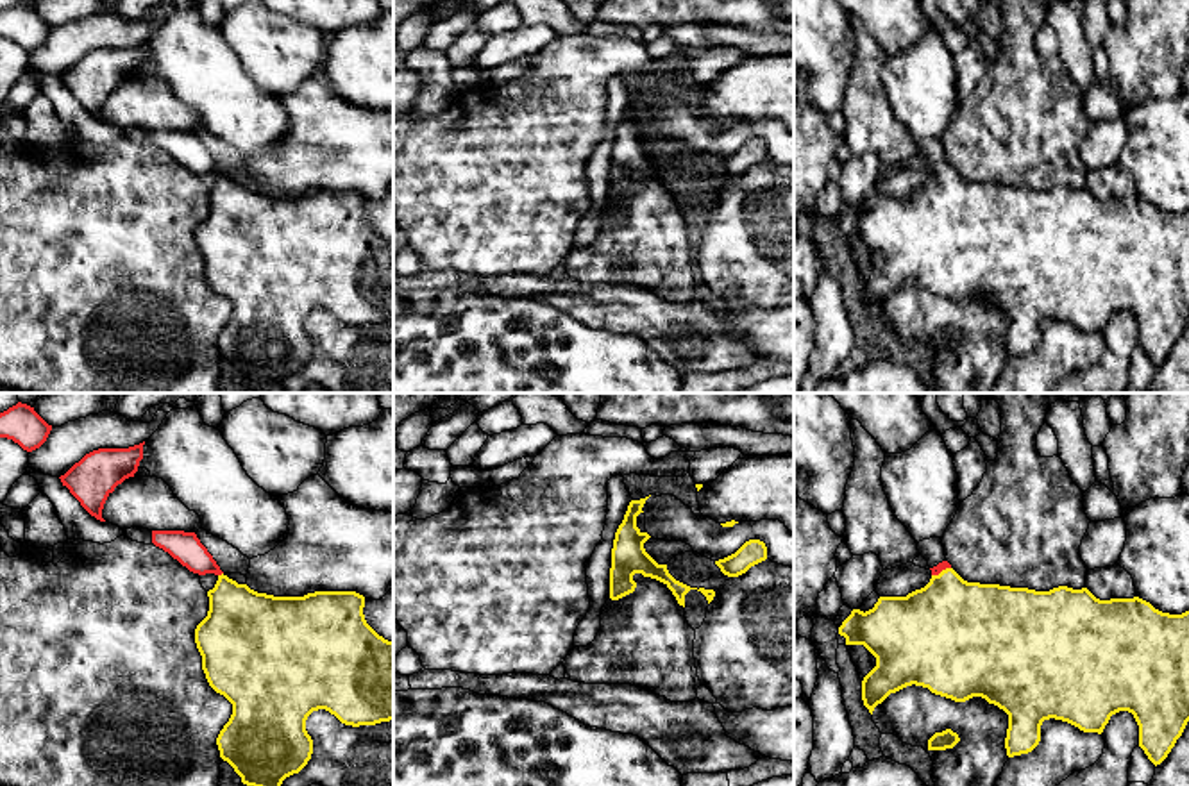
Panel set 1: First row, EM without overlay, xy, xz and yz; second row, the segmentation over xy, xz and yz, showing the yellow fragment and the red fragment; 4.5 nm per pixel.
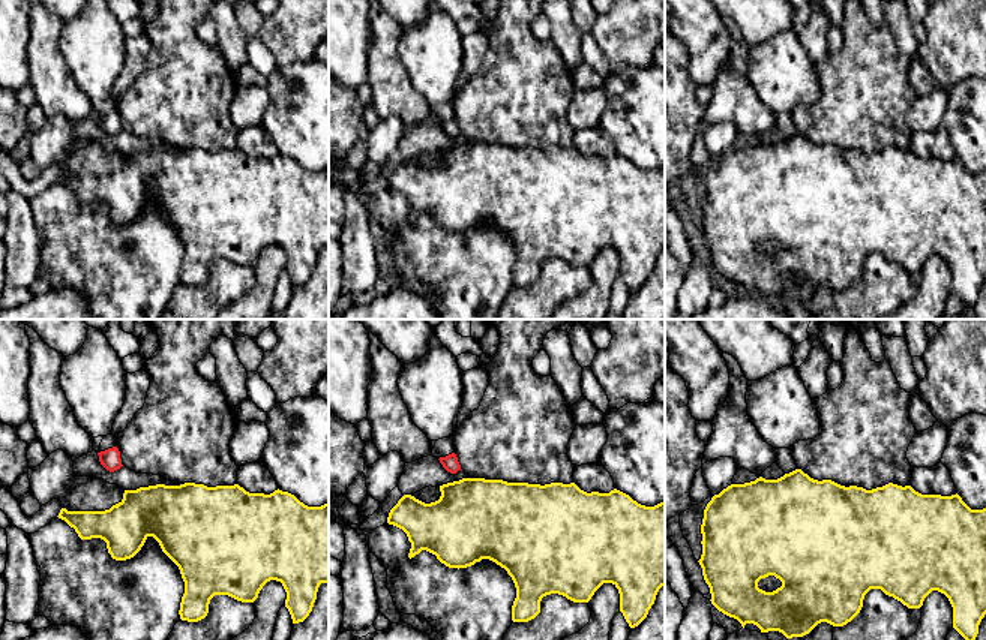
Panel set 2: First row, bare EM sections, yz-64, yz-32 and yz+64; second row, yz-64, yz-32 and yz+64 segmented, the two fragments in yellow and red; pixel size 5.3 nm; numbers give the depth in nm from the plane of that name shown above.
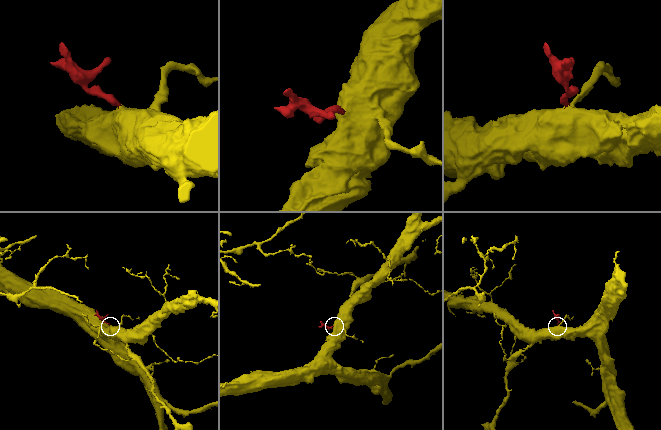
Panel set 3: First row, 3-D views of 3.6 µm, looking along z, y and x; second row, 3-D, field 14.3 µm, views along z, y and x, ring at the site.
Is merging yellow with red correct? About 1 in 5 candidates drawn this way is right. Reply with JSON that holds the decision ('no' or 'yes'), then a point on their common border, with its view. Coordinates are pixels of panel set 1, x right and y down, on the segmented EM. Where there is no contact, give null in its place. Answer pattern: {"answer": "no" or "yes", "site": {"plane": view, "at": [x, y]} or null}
{"answer": "yes", "site": {"plane": "xy", "at": [222, 574]}}

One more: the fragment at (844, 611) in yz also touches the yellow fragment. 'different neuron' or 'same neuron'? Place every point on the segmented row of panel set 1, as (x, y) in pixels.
same neuron

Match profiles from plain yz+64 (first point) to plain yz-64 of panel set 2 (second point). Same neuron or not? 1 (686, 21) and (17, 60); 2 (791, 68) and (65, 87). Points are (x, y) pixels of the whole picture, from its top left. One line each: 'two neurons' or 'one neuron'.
1: one neuron
2: two neurons

